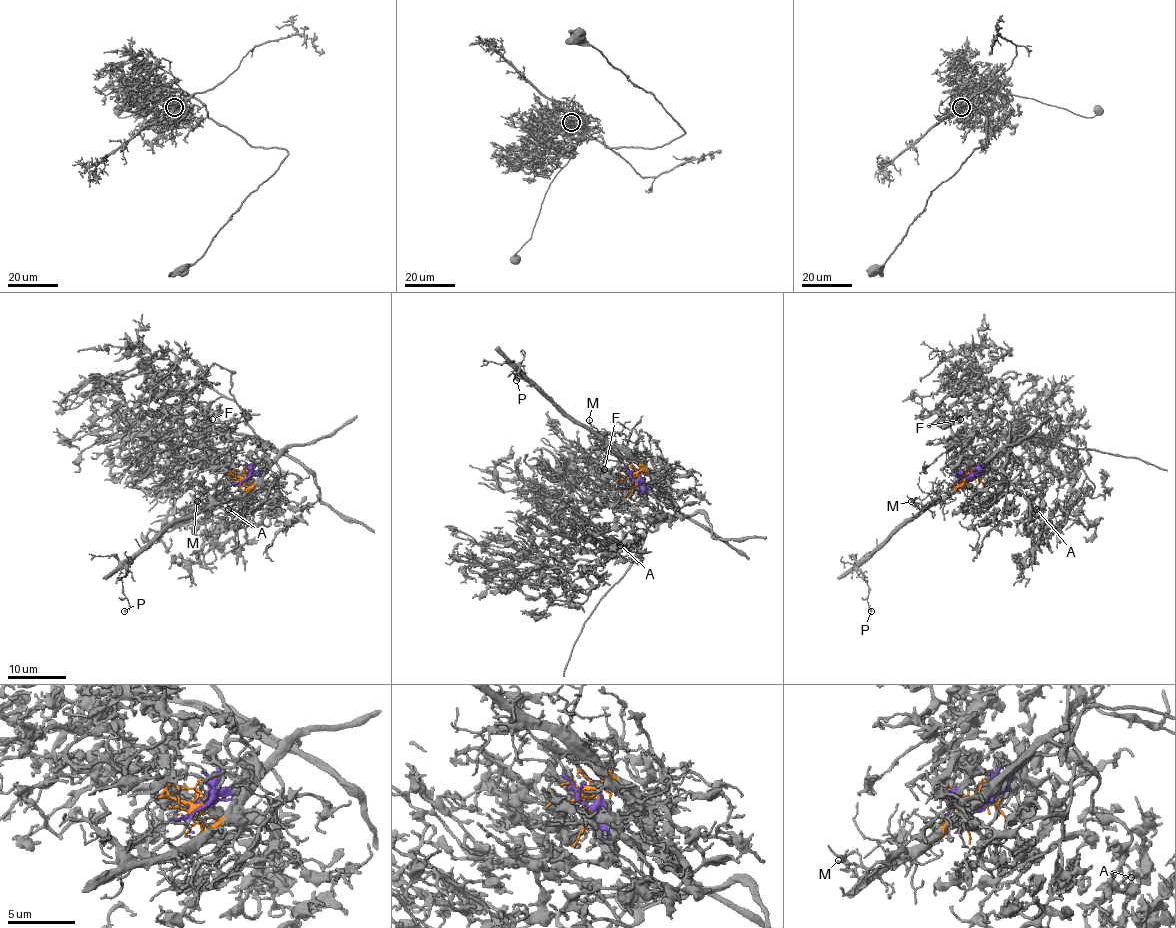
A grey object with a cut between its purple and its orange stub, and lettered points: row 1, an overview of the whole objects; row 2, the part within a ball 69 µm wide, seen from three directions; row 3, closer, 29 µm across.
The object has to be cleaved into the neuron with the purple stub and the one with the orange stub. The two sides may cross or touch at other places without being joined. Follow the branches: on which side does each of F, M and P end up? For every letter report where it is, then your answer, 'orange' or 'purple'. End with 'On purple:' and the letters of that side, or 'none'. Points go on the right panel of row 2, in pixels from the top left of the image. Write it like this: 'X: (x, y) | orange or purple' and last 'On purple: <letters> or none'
F: (960, 419) | purple
M: (911, 501) | orange
P: (871, 611) | orange
On purple: F

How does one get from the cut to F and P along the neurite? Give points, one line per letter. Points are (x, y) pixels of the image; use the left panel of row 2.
F: (243, 478), (256, 475), (268, 455), (246, 414), (222, 397), (209, 402), (182, 399), (190, 397), (212, 420)
P: (243, 480), (247, 487), (239, 496), (171, 521), (125, 566), (122, 583), (129, 607), (123, 611)

